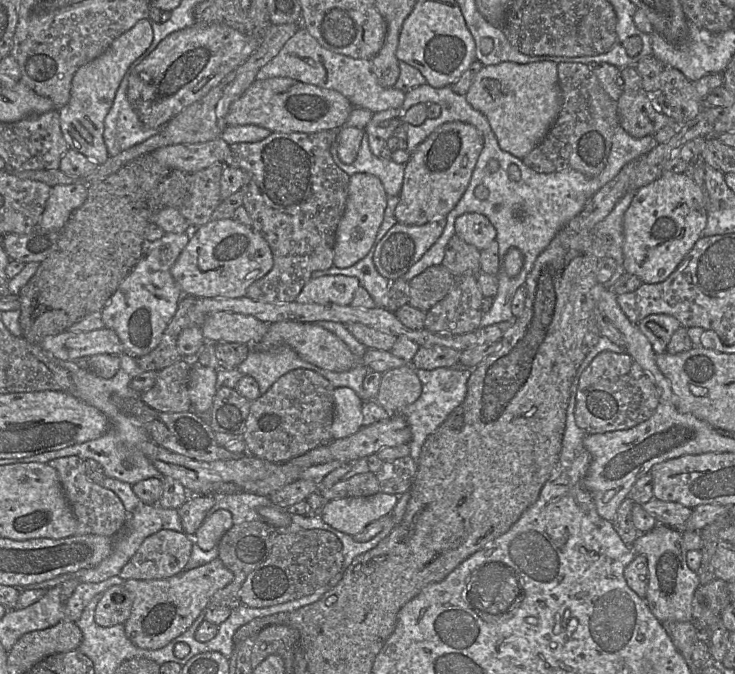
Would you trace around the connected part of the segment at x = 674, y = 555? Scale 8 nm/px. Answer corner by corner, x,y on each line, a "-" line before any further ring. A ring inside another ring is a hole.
657,524
652,530
640,533
630,547
635,554
641,554
647,559
648,585
644,600
657,620
661,623
664,621
692,622
692,599
700,581
697,572
689,569
686,563
687,550
682,534
666,525

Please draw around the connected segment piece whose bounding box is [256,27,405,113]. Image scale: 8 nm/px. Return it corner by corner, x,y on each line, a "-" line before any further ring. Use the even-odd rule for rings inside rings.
300,27
279,53
256,74
256,80
274,77
292,78
336,90
344,95
354,108
367,109
372,113
400,108
405,98
405,92
395,87
385,88
378,83
372,72
371,59
354,59
332,52
322,47
304,27

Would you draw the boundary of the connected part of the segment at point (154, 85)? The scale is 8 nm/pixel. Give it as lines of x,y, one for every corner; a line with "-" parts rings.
225,24
193,25
175,31
132,69
127,99
146,127
161,128
242,65
260,42

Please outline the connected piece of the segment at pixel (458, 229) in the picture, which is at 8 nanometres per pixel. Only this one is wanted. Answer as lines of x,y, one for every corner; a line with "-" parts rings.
465,213
455,220
455,235
478,250
487,248
496,238
496,229
482,214

